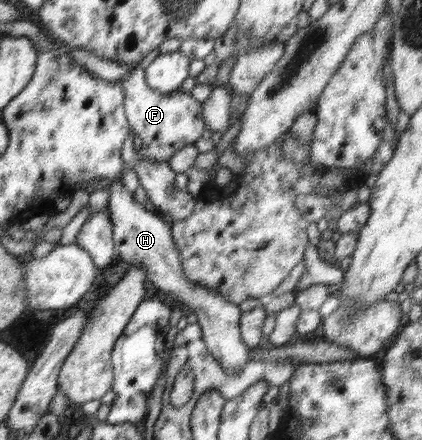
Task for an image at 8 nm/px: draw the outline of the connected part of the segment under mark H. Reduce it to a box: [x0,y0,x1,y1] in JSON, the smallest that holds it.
[105,180,251,374]

